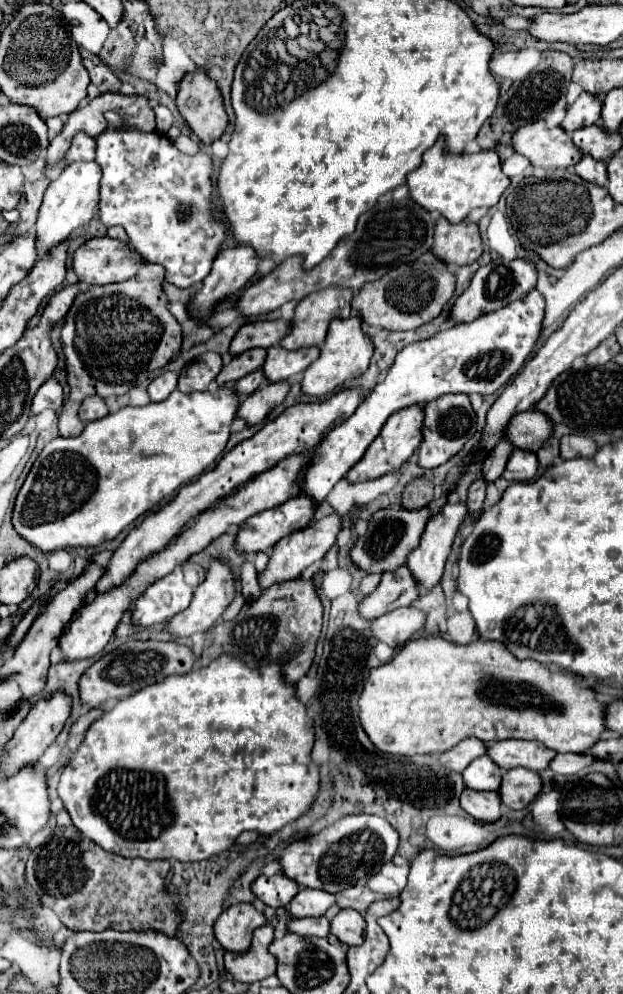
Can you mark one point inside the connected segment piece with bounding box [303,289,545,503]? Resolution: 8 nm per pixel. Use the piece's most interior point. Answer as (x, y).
(496, 346)

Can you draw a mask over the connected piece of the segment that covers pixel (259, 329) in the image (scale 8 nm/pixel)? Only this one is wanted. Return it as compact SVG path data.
M281 319L247 323L233 337L229 351L231 351L231 355L239 355L239 353L243 353L247 349L255 349L255 347L269 349L269 347L277 345L281 341L281 337L285 337L287 329L289 329L289 323L281 321Z

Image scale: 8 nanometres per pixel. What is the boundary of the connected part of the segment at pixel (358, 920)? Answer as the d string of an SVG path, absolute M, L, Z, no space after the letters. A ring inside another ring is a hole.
M341 909L331 921L331 933L345 945L361 945L365 933L365 919L355 909Z

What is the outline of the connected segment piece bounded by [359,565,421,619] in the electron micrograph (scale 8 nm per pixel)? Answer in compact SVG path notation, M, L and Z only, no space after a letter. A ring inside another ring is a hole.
M401 565L391 573L383 573L379 587L361 601L359 613L365 619L377 619L399 607L409 607L419 595L421 589L417 579L411 575L407 565Z

